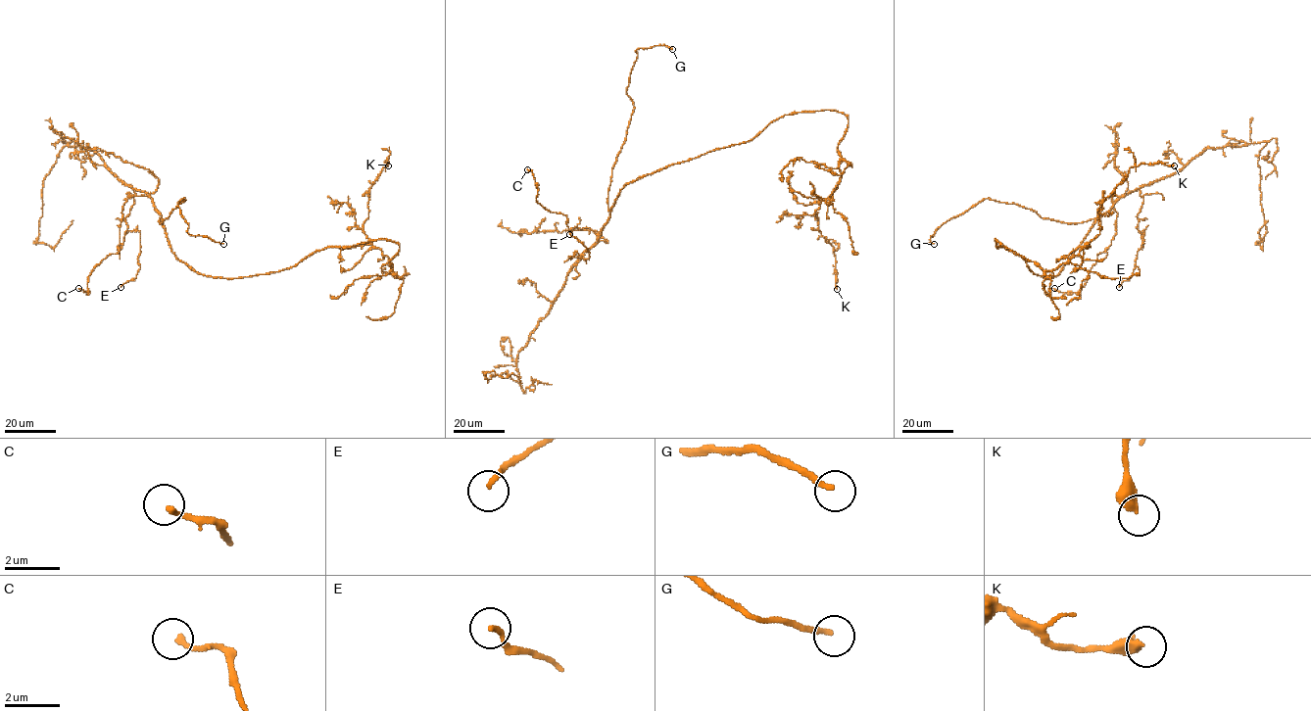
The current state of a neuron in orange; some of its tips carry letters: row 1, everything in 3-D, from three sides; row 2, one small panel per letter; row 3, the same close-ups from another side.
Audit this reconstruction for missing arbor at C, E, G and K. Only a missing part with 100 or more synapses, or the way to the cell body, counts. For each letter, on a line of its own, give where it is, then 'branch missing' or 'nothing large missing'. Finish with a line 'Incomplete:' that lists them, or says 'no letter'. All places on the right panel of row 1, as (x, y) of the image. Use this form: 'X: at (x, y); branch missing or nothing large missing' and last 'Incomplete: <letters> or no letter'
C: at (1054, 288); nothing large missing
E: at (1119, 287); nothing large missing
G: at (934, 244); branch missing
K: at (1174, 165); nothing large missing
Incomplete: G

